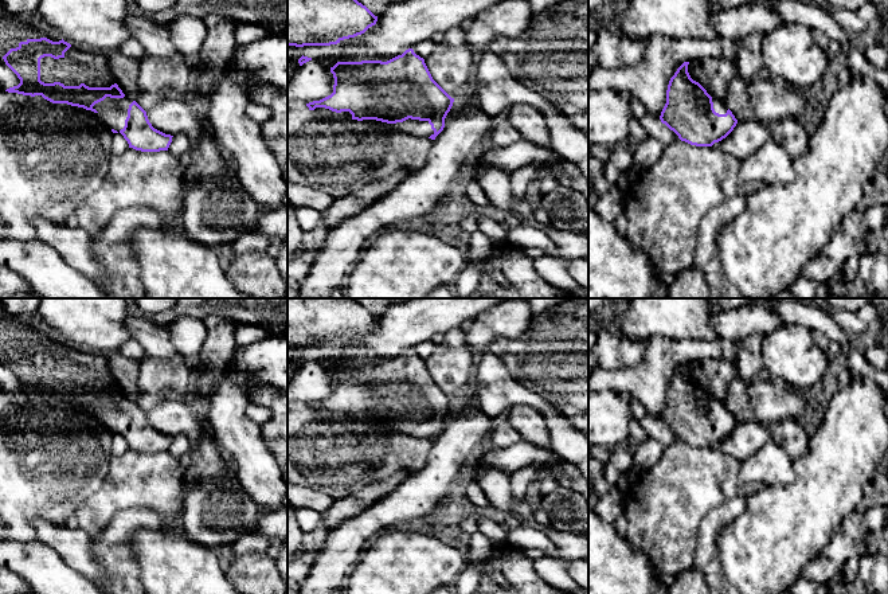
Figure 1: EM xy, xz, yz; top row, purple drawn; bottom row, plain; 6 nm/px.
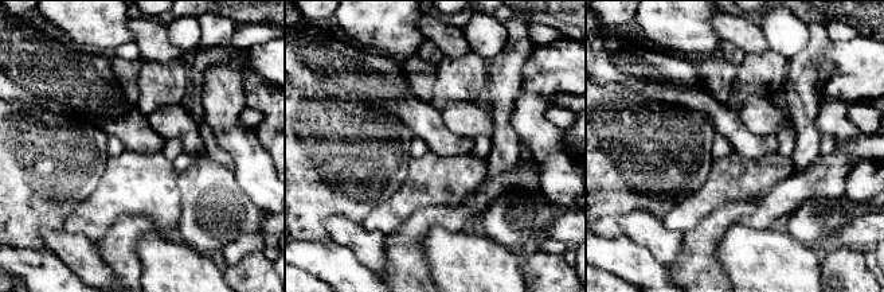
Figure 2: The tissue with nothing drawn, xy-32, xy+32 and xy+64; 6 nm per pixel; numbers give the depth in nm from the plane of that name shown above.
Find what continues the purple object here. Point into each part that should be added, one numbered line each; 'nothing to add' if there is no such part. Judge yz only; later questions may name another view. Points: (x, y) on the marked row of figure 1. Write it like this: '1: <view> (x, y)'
1: yz (719, 105)

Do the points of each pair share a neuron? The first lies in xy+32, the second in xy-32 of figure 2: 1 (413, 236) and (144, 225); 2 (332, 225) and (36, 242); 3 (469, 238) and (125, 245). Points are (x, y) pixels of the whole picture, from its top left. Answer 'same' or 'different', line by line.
1: same
2: different
3: different

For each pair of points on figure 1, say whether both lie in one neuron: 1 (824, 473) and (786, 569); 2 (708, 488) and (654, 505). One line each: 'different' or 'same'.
1: same
2: same

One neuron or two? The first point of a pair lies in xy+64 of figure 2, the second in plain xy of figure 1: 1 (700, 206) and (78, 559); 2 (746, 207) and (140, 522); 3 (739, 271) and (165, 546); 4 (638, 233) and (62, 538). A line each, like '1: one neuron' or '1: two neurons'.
1: two neurons
2: one neuron
3: one neuron
4: one neuron

